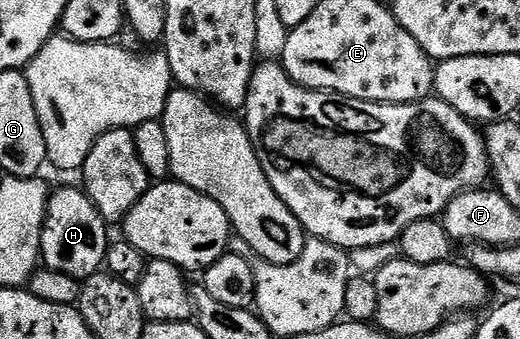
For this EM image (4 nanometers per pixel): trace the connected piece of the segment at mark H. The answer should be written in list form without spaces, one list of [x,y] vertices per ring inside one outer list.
[[[64,185],[61,189],[53,188],[48,198],[48,214],[42,227],[42,239],[40,240],[40,261],[43,268],[60,271],[62,275],[70,275],[77,279],[93,277],[104,269],[106,251],[110,244],[108,237],[109,226],[100,212],[94,207],[94,203],[88,198],[83,188],[72,185]]]

